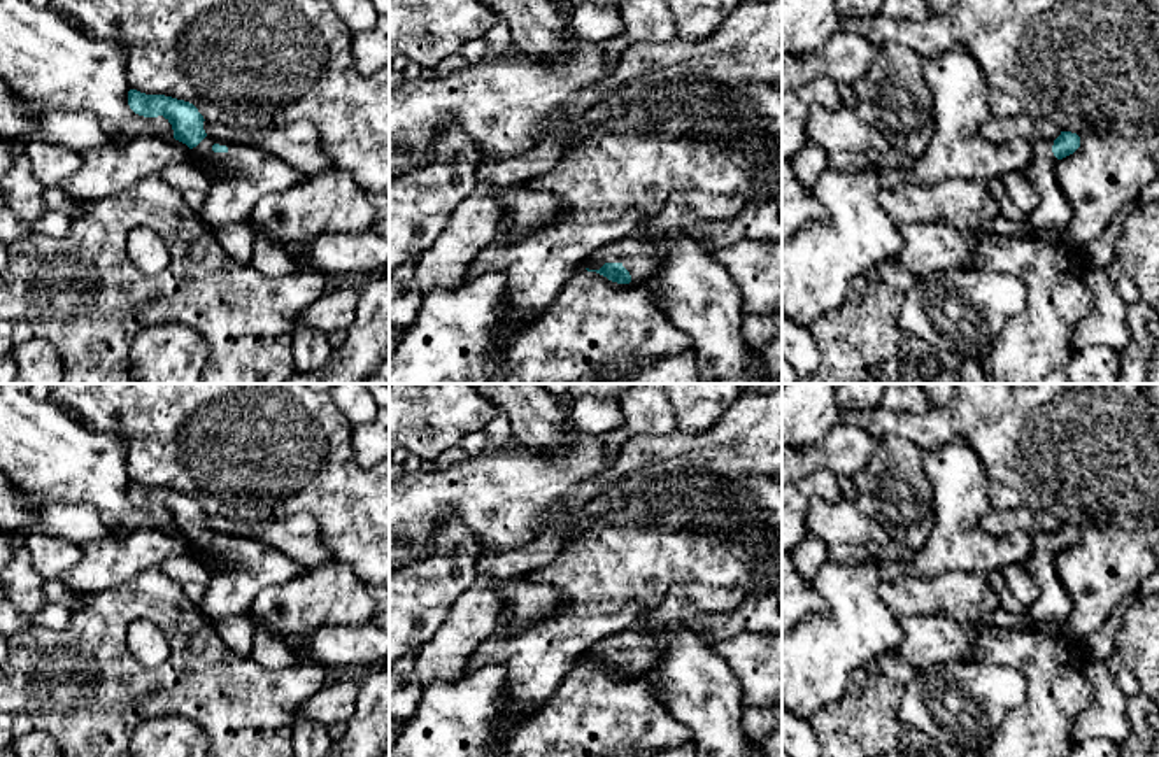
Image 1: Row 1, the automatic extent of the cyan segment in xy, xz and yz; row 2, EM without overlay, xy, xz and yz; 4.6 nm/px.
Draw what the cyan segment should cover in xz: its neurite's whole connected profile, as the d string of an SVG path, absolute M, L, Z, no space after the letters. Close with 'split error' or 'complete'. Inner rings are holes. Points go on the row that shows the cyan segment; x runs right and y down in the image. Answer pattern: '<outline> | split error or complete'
M640 228L587 254L582 268L617 284L642 282L661 272L666 251L645 242Z | split error

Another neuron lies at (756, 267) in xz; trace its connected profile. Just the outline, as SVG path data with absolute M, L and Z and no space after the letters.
M738 240L705 247L736 282L743 315L770 315L782 310L782 240Z

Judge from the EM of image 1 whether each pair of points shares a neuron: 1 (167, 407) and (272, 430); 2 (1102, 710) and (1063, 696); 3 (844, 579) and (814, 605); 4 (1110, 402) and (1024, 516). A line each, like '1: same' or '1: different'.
1: same
2: different
3: different
4: different

